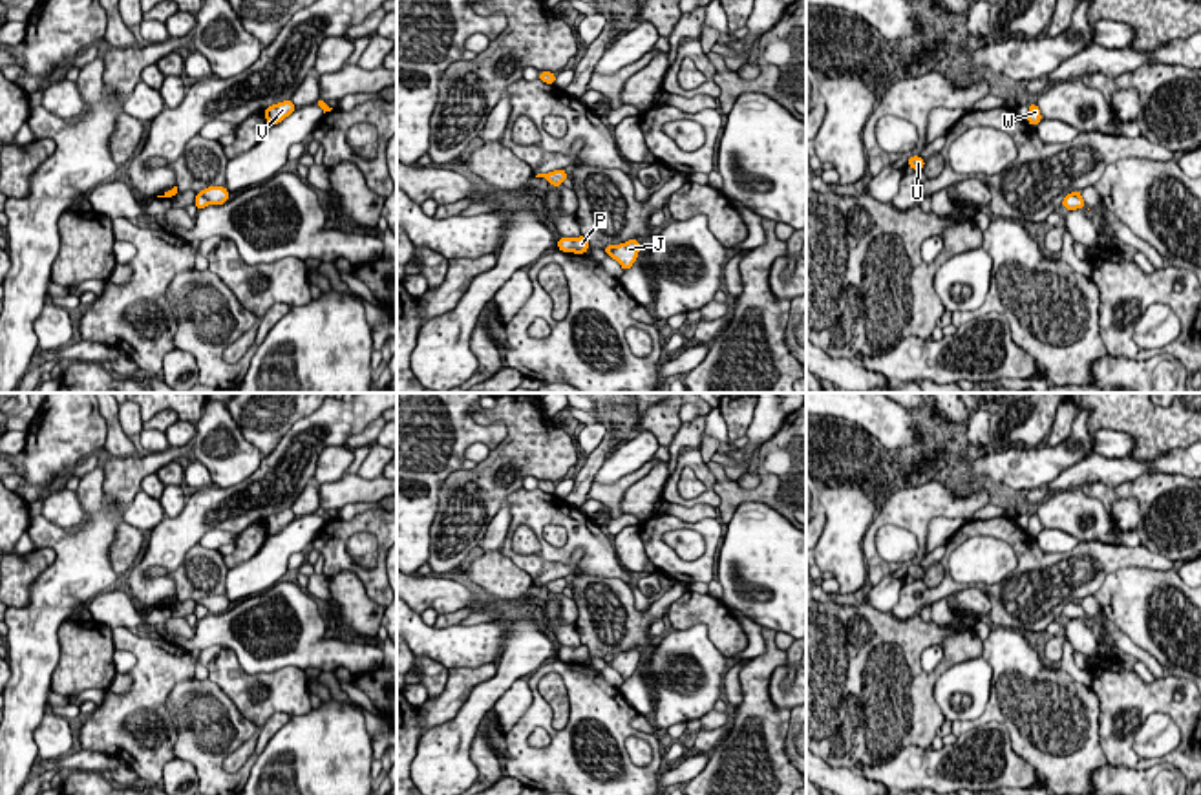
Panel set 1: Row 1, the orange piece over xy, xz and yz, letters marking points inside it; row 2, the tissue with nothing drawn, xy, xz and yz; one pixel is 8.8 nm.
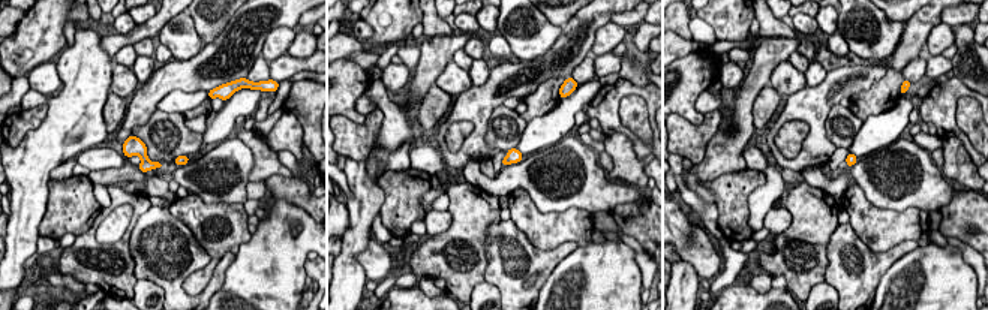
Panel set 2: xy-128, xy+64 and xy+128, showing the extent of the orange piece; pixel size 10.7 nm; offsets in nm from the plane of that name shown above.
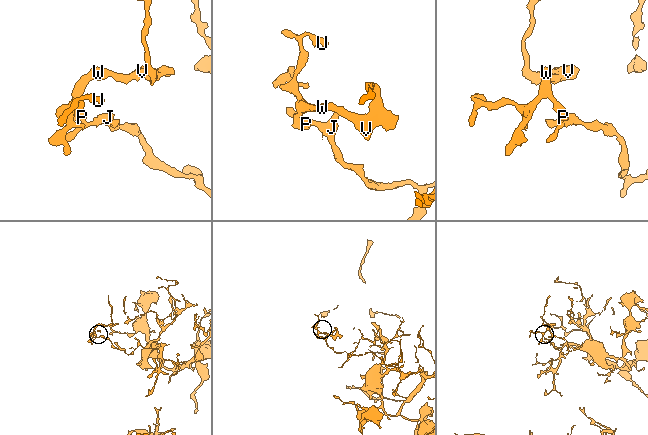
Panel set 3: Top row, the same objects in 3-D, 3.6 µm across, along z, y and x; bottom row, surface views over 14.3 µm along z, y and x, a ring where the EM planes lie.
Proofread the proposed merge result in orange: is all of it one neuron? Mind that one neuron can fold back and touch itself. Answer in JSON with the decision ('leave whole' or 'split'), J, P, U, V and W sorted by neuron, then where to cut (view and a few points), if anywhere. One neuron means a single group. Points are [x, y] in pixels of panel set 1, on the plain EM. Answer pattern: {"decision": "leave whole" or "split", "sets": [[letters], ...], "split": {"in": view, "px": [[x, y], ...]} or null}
{"decision": "split", "sets": [["J"], ["P", "U", "V", "W"]], "split": {"in": "xy", "px": [[200, 602], [209, 611]]}}

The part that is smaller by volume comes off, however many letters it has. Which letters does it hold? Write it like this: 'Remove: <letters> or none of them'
Remove: P, U, V, W

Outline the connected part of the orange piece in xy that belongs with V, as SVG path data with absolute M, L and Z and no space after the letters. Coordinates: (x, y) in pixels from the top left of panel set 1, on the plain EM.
M291 508L272 514L267 519L263 519L265 528L267 528L267 535L274 535L278 532L282 532L285 526L289 526L292 521L296 519L296 515L292 514Z

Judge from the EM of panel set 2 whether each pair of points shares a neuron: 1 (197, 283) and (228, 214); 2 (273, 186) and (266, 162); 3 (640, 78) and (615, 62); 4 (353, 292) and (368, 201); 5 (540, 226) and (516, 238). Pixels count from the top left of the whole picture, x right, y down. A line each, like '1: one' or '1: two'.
1: one
2: two
3: two
4: one
5: two

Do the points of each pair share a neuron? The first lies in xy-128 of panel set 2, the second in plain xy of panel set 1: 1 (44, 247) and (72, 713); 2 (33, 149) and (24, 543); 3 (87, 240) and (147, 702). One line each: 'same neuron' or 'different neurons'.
1: same neuron
2: different neurons
3: same neuron

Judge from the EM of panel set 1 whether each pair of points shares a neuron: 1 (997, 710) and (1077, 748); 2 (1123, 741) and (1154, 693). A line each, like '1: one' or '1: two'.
1: one
2: one

